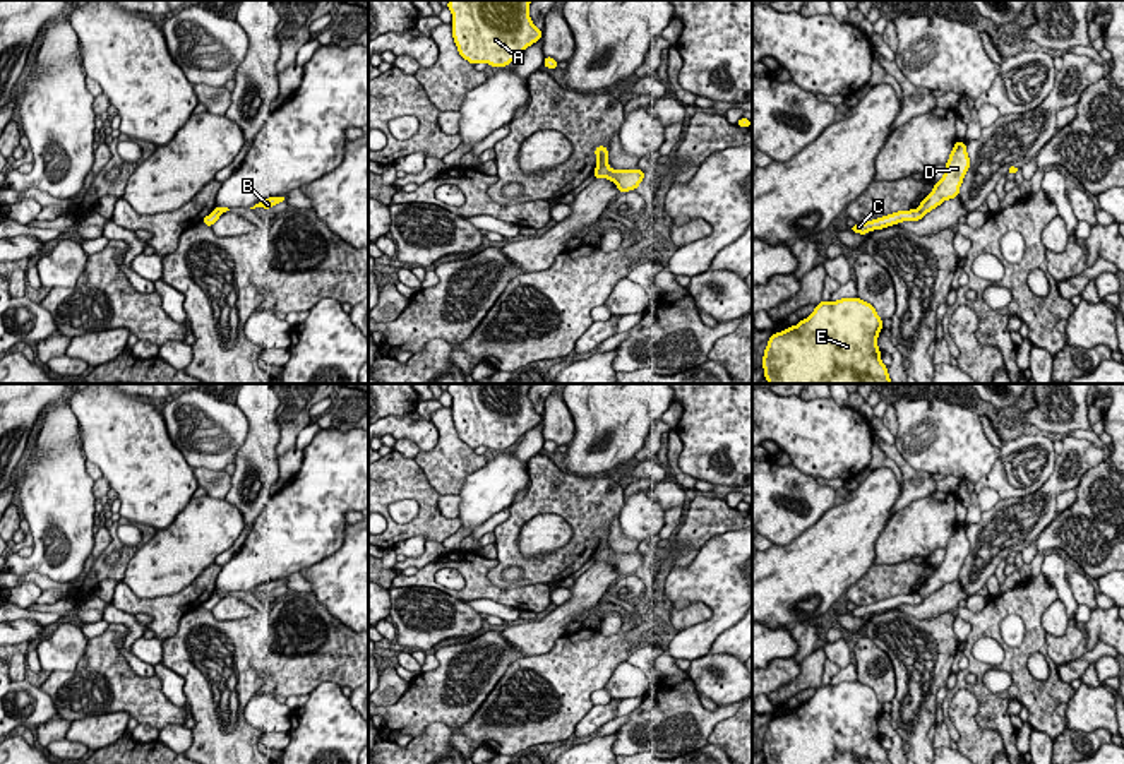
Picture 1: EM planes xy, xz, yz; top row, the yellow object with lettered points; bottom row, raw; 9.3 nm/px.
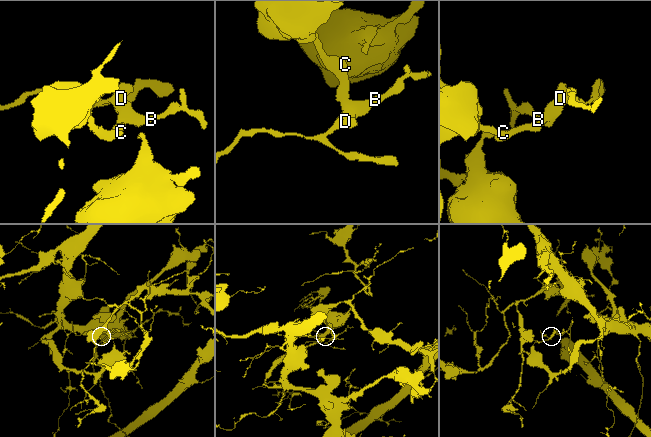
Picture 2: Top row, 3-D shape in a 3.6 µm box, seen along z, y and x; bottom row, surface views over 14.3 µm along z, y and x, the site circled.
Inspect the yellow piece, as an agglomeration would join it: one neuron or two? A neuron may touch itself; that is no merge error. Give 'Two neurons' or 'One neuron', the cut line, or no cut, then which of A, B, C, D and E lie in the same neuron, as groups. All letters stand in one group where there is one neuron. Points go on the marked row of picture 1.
Two neurons. Split along xz (607, 165), (595, 170). Groups: A C / B D E

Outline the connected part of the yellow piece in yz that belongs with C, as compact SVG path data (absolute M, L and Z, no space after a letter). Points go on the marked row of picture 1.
M918 209L898 211L898 212L872 219L872 221L857 223L850 230L852 230L852 233L867 235L872 230L882 230L882 228L898 224L901 221L920 221L922 216L924 214Z

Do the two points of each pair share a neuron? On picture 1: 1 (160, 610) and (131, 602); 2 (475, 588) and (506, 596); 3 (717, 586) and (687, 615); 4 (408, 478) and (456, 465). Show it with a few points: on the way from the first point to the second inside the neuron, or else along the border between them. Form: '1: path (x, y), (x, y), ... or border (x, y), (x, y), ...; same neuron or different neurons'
1: path (153, 608), (137, 605); same neuron
2: path (482, 588), (499, 595); same neuron
3: border (665, 603), (703, 602), (713, 614); different neurons
4: border (413, 459), (439, 494); different neurons

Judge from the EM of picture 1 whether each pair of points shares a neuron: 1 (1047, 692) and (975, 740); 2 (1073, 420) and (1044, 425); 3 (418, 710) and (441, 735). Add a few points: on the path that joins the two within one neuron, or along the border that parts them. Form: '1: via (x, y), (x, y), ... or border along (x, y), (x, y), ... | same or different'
1: border along (972, 694), (977, 723), (992, 728), (1004, 746) | different
2: via (1066, 420), (1051, 423) | same
3: border along (472, 715), (454, 728), (430, 723), (412, 739) | different

